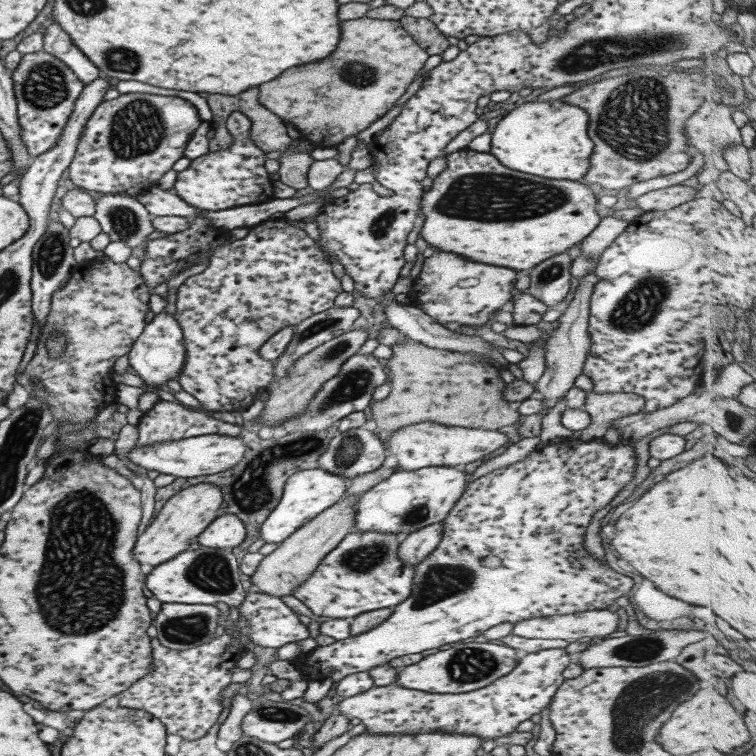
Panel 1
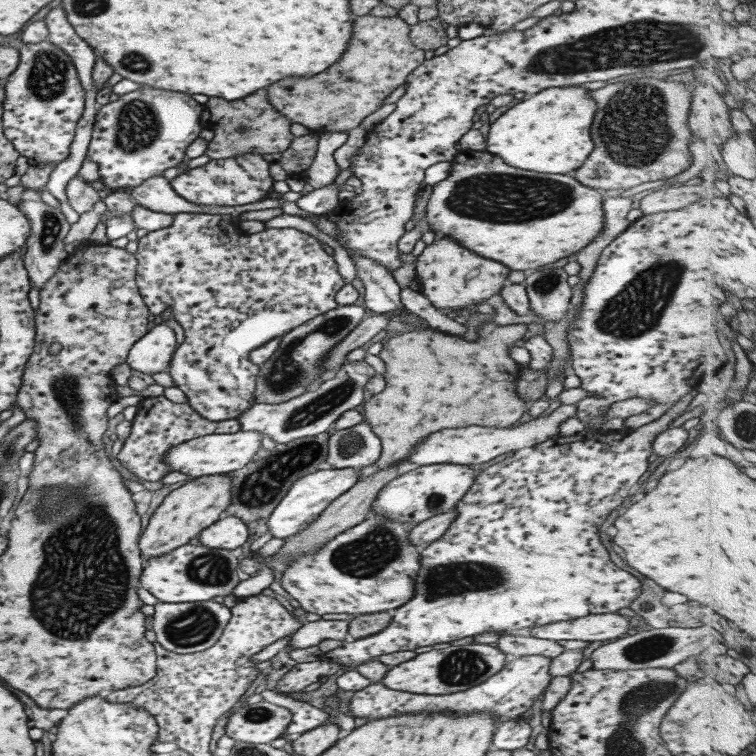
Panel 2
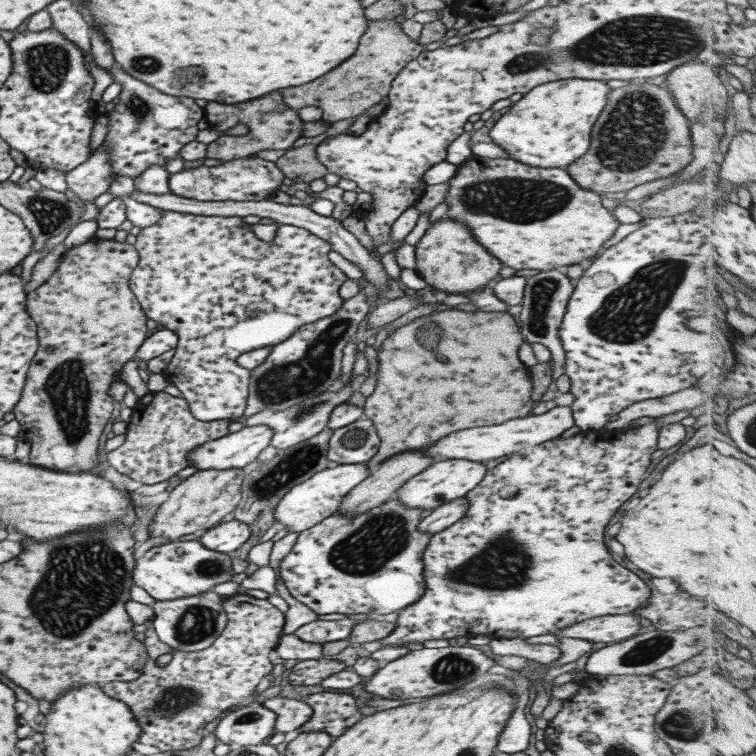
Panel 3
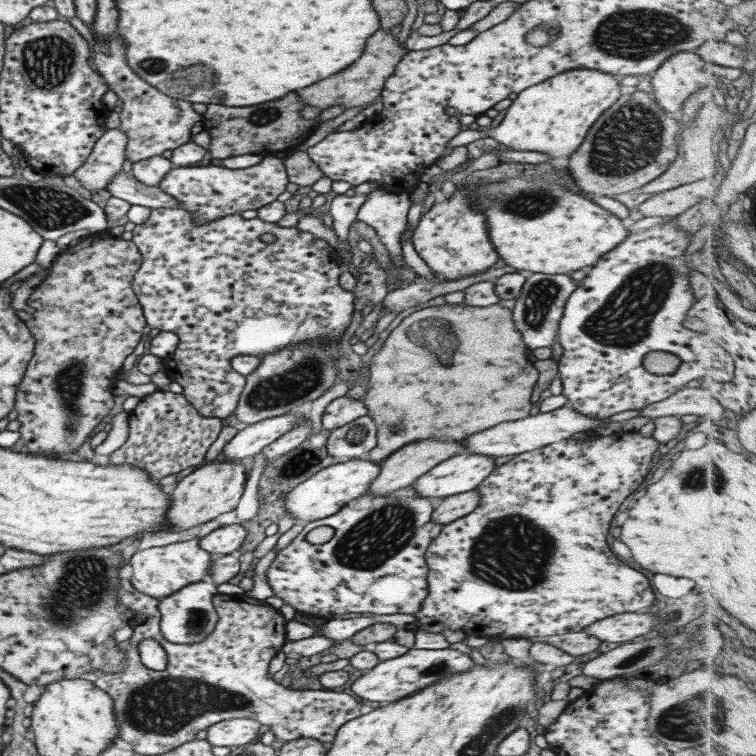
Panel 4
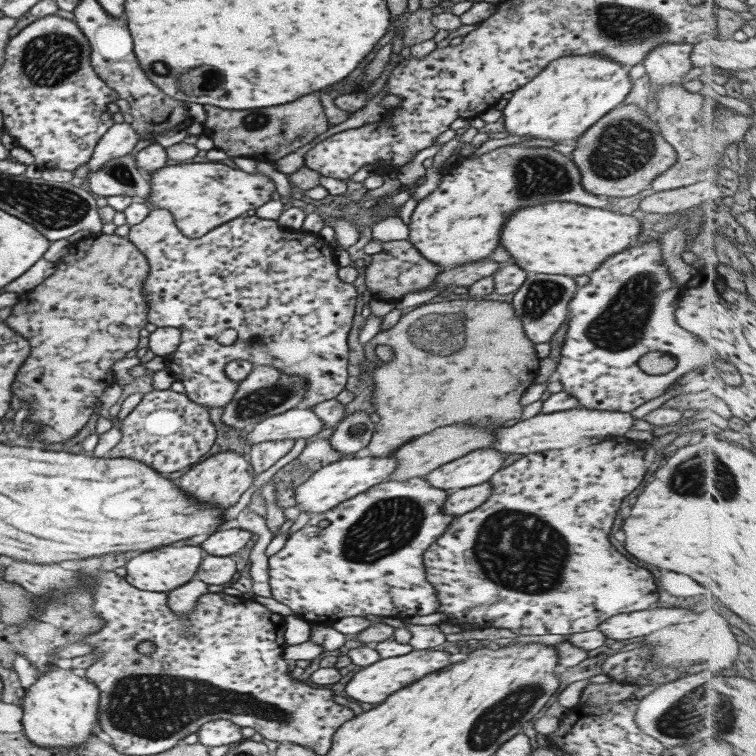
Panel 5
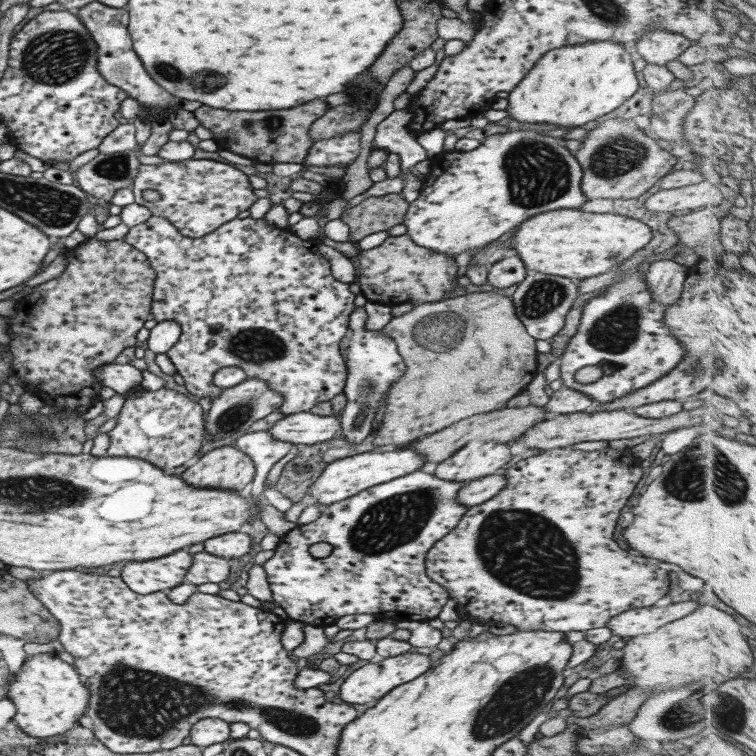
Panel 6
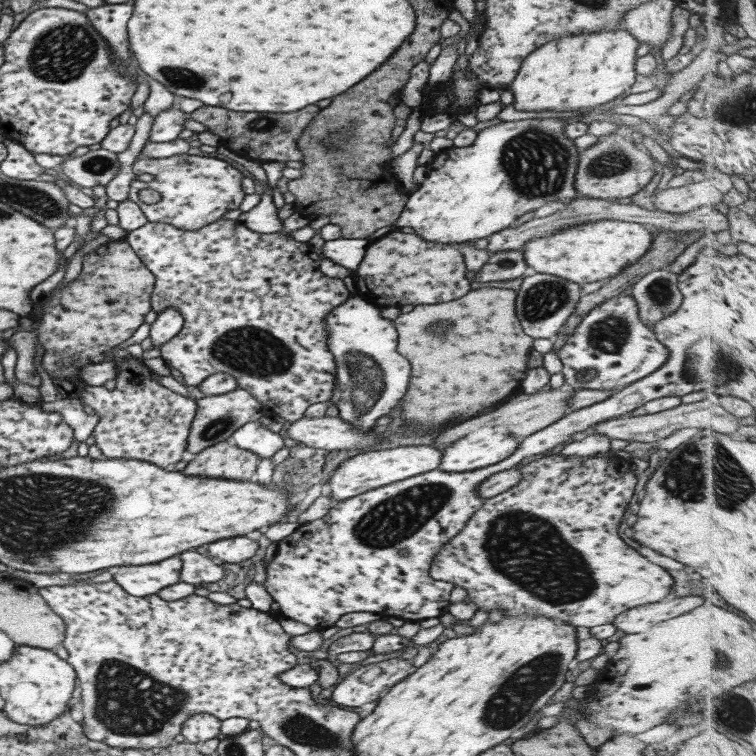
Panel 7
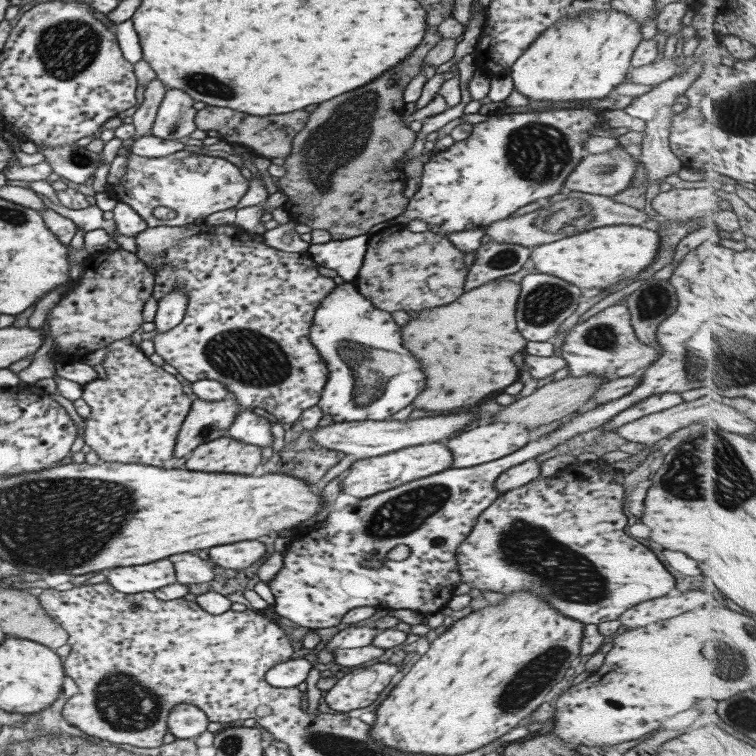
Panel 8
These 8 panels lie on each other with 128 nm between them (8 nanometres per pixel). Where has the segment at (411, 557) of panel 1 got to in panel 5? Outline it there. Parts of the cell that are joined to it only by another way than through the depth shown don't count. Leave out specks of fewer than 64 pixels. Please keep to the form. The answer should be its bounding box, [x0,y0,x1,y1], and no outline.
[442,480,491,517]

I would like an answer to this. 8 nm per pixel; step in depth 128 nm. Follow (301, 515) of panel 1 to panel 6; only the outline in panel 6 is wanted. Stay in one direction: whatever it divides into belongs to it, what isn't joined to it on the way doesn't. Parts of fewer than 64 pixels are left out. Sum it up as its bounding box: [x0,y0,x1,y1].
[307,447,424,506]

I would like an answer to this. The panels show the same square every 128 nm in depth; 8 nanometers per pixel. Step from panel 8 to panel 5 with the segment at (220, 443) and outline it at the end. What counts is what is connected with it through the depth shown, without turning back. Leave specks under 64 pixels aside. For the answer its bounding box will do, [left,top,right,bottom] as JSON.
[179,452,254,507]

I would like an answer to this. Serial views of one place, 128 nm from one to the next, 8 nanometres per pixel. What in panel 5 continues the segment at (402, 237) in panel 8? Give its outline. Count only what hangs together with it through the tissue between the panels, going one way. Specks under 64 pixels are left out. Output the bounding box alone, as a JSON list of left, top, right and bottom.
[364,239,442,305]

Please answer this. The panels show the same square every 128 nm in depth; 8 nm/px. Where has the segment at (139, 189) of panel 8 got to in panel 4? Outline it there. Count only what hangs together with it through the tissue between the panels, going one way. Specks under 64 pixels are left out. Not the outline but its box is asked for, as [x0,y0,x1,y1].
[158,156,288,222]

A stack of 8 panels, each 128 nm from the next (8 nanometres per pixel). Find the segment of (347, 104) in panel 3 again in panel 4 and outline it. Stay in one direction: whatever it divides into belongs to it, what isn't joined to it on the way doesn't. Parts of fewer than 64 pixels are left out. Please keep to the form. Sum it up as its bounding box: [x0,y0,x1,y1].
[297,28,408,109]

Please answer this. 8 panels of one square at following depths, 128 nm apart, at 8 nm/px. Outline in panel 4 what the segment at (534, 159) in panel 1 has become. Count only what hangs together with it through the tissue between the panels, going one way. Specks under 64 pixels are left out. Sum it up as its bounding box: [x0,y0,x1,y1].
[445,68,619,158]

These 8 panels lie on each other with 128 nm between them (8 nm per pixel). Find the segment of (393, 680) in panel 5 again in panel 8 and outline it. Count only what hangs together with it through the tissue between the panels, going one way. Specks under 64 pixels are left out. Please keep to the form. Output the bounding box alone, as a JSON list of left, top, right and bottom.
[323,663,398,712]

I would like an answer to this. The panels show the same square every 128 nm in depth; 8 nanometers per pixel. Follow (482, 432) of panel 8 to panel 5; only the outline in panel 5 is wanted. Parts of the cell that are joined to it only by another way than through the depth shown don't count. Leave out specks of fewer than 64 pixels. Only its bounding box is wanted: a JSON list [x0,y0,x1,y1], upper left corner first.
[424,448,505,491]

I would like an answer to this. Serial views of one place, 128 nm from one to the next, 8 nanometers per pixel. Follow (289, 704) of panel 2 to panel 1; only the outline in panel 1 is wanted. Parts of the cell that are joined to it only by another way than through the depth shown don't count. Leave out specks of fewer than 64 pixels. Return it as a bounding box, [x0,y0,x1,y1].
[335,650,573,740]

